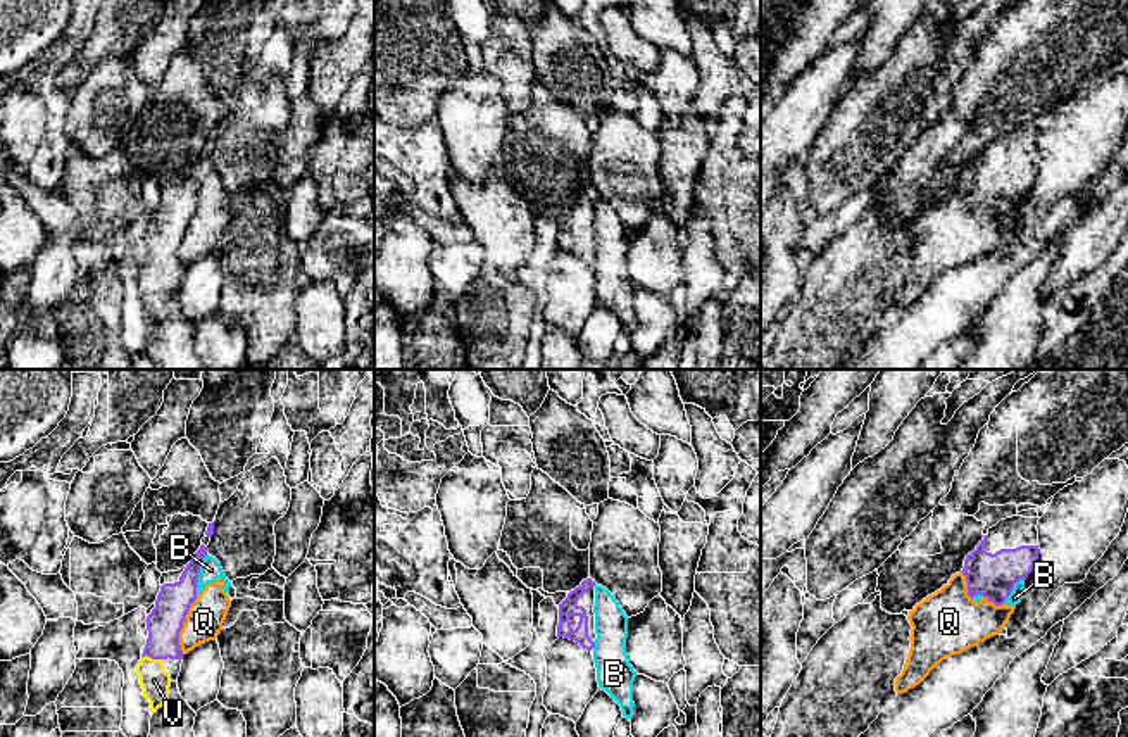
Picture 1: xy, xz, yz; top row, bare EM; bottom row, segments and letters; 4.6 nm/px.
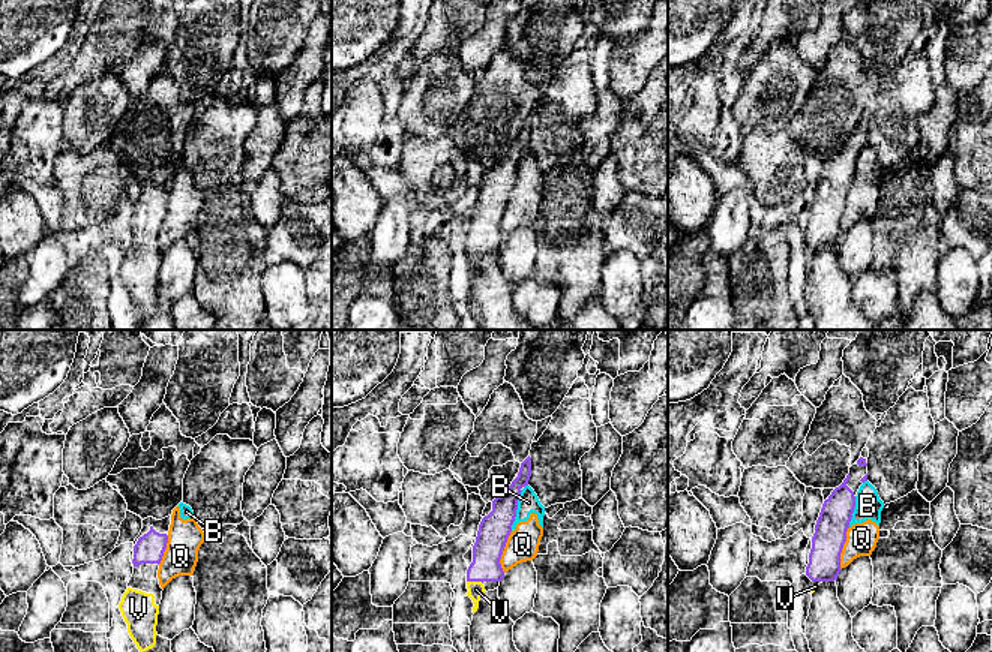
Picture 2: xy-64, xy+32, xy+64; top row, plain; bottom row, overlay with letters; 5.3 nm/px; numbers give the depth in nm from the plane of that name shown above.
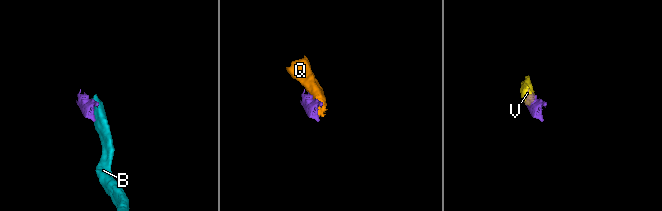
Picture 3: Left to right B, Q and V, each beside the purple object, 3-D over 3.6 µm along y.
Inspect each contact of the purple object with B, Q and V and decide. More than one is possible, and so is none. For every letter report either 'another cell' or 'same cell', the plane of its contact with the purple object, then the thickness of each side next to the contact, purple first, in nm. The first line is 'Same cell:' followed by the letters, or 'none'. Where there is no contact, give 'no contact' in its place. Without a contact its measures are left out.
Same cell: V
B: another cell; meets purple in xy; 160 nm thick on the purple side, 100 nm on the other
Q: another cell; meets purple in xy; 160 nm thick on the purple side, 170 nm on the other
V: same cell; meets purple in xy; 160 nm thick on the purple side, 140 nm on the other

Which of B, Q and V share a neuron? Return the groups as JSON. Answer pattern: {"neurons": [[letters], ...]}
{"neurons": [["B", "Q"], ["V"]]}

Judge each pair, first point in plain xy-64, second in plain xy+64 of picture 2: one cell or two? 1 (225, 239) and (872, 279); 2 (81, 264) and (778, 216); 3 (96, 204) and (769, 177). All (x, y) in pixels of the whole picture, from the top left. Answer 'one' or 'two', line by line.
1: two
2: one
3: one

